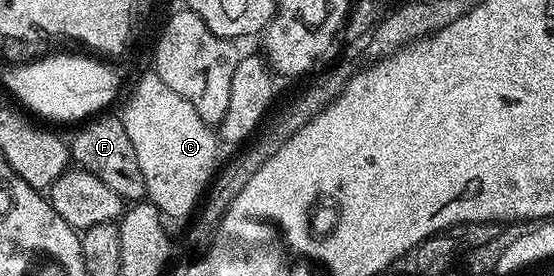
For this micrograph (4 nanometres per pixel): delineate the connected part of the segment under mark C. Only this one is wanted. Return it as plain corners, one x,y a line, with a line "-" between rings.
146,70
146,75
137,79
125,108
119,111
123,121
123,129
127,129
127,137
131,145
135,145
135,157
139,157
139,169
143,169
143,181
148,202
156,205
166,220
185,219
198,210
207,188
213,182
213,176
219,170
217,163
217,147
219,148
219,135
210,124
195,113
195,109
184,97
173,90
160,79
156,71

